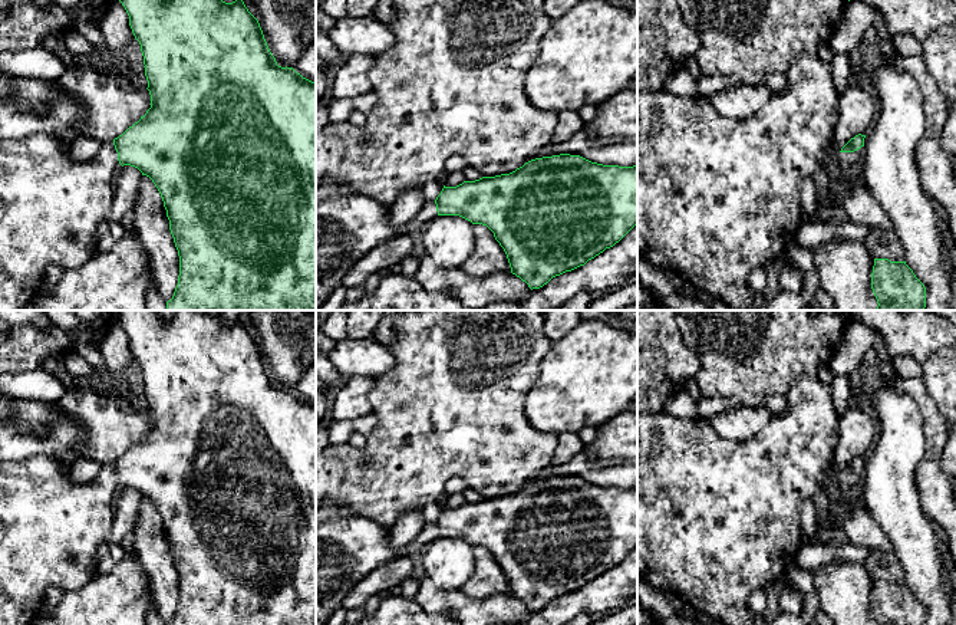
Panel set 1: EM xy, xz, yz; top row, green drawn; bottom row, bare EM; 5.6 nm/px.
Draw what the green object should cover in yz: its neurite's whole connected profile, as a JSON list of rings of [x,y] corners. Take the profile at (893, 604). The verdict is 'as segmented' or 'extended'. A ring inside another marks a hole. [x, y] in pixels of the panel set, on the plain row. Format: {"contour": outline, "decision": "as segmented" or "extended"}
{"contour": [[[874,580],[871,611],[877,625],[926,625],[926,609],[906,583]]], "decision": "as segmented"}

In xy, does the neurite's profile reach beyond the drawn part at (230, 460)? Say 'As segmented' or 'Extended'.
Extended

